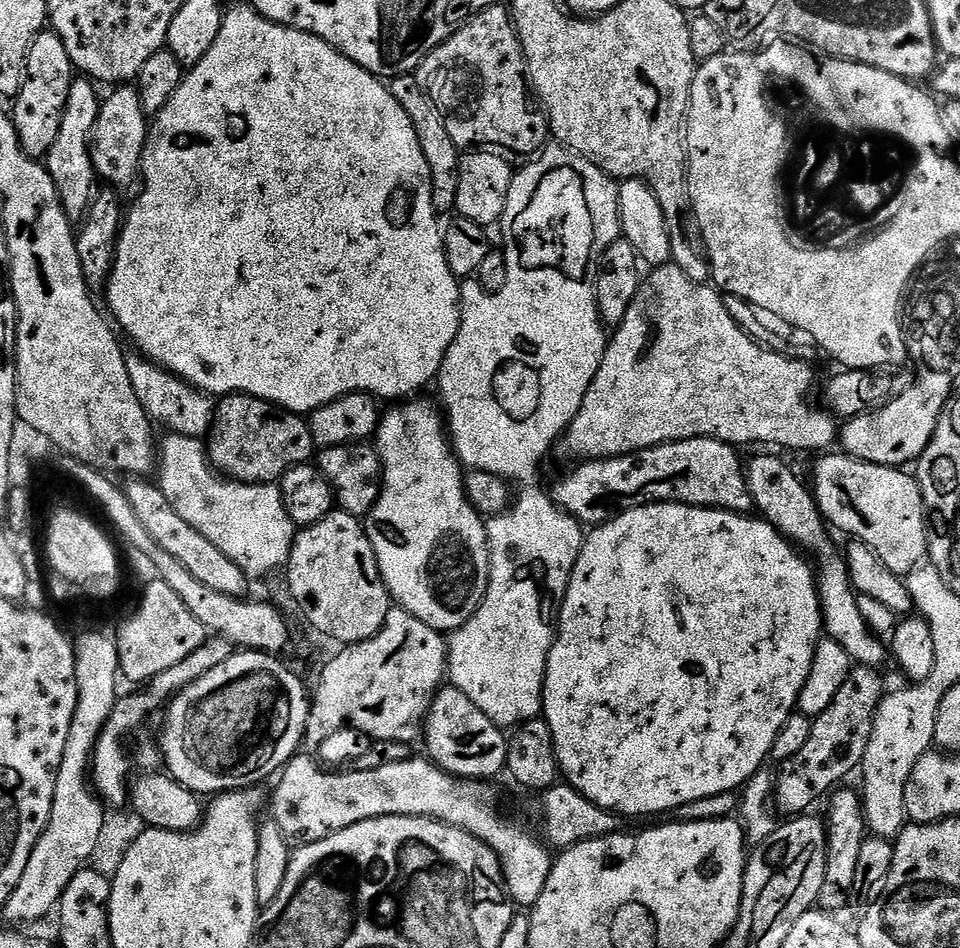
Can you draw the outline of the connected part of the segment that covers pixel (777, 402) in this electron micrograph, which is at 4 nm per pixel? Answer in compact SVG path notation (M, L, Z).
M674 262L657 267L652 277L641 283L640 290L636 294L636 301L632 303L632 309L626 314L626 318L611 333L608 349L604 352L604 361L590 386L590 390L584 399L584 405L578 410L578 414L572 420L566 433L568 448L577 457L577 461L586 460L609 460L612 456L630 456L646 450L657 448L660 444L673 444L679 440L693 440L699 436L710 436L718 440L724 440L733 446L740 444L777 444L780 448L797 448L800 452L816 452L828 450L831 444L835 445L838 440L838 424L832 412L823 407L815 408L812 405L812 383L816 376L808 365L807 359L791 360L765 348L754 338L750 338L734 322L730 314L725 297L715 287L707 283L691 280Z

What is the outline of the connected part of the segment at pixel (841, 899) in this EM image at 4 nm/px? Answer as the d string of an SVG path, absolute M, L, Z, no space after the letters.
M840 786L827 797L828 816L828 865L826 878L822 886L818 904L824 910L840 910L848 904L848 895L856 892L856 875L858 874L858 858L862 851L862 842L866 839L866 817L864 815L864 801L861 793L852 788Z

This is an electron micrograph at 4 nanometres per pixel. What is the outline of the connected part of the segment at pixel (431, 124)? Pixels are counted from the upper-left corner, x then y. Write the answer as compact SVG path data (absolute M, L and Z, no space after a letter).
M415 75L398 76L390 84L394 98L406 114L410 114L410 122L414 122L414 130L418 134L418 142L422 142L422 154L426 154L426 162L432 175L432 193L437 213L452 212L458 198L458 182L460 181L461 149L456 147L454 138L450 138L450 130L446 130L444 115L434 106L427 87Z

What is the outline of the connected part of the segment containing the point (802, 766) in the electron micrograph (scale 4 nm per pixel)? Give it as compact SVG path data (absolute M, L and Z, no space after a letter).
M853 667L852 673L842 682L842 690L830 706L812 721L812 733L806 747L798 750L794 758L783 765L776 781L775 802L781 813L804 814L811 804L825 799L852 771L864 763L866 746L874 726L878 706L884 700L886 687L881 673L875 668Z

